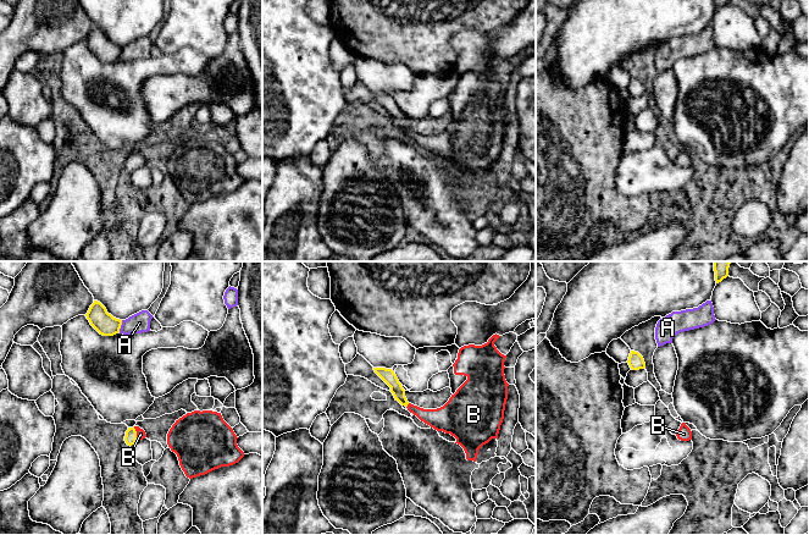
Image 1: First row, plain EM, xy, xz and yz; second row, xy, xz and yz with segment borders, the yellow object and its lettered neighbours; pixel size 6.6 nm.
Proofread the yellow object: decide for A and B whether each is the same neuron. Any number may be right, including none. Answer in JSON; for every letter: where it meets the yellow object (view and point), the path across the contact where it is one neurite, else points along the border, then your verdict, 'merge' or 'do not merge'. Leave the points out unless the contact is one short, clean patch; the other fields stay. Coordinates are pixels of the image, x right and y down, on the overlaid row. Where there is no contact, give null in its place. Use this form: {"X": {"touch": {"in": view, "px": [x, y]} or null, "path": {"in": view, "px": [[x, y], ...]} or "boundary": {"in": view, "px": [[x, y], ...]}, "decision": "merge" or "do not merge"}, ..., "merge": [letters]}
{"A": {"touch": {"in": "xy", "px": [120, 326]}, "decision": "do not merge"}, "B": {"touch": {"in": "xy", "px": [136, 434]}, "path": {"in": "xy", "px": [[131, 434], [136, 434], [140, 434]]}, "decision": "merge"}, "merge": ["B"]}

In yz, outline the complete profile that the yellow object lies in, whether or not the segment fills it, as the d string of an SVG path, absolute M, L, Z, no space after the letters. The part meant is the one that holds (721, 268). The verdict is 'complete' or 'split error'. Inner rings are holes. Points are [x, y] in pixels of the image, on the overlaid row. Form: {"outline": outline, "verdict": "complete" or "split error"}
{"outline": "M714 261L715 281L721 282L728 276L728 268L731 261Z", "verdict": "complete"}

